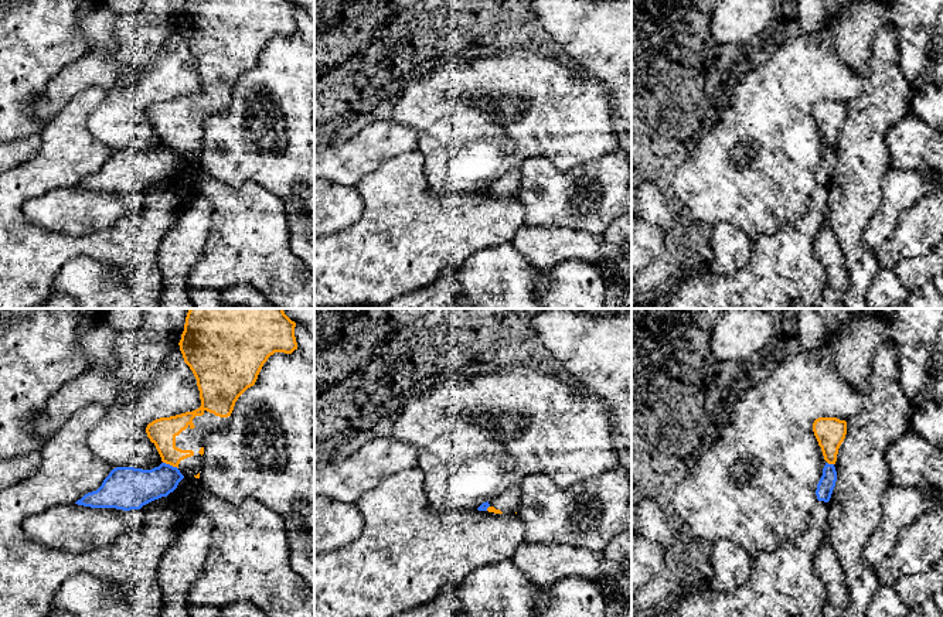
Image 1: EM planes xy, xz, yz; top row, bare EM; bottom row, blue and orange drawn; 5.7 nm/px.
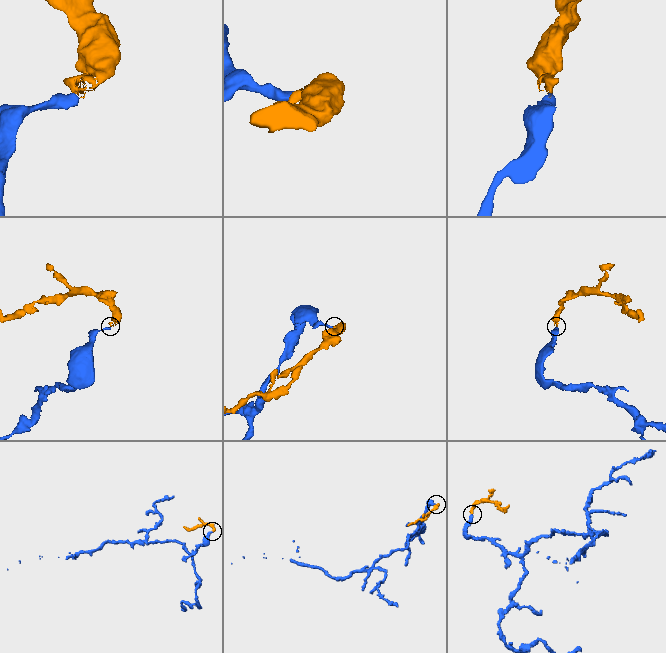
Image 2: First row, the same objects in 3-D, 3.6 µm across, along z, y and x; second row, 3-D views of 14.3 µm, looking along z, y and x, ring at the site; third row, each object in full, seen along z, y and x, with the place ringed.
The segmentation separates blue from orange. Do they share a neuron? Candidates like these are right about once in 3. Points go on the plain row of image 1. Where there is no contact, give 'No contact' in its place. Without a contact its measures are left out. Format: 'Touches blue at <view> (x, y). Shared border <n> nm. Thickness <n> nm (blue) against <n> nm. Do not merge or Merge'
Touches blue at xy (169, 147). Shared border 100 nm. Thickness 240 nm (blue) against 160 nm. Do not merge

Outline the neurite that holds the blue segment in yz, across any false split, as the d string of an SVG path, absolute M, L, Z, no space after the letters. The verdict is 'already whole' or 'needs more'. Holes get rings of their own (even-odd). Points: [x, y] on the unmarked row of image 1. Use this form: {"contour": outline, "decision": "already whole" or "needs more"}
{"contour": "M825 146L823 158L817 167L816 178L818 184L828 185L835 170L837 154L834 147Z", "decision": "already whole"}

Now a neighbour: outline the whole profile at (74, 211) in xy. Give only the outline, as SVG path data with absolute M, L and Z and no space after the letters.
M57 188L23 205L28 222L42 229L81 236L98 232L123 217L143 215L140 192Z

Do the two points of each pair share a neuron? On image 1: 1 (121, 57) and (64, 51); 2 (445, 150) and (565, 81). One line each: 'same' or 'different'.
1: different
2: same

